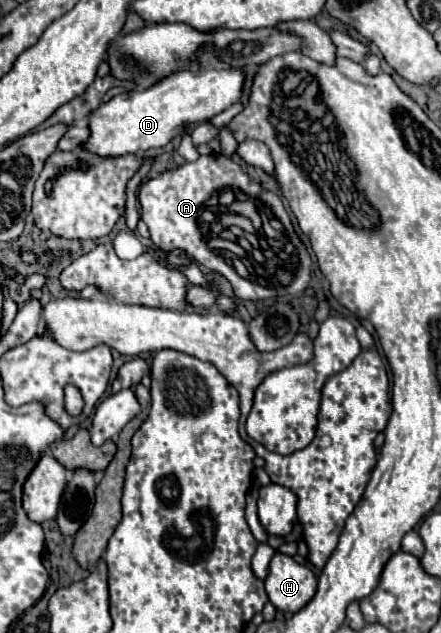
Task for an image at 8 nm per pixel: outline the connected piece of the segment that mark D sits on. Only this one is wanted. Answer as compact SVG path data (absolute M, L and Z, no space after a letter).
M201 69L197 73L193 71L181 71L165 77L157 85L145 89L145 91L129 91L125 95L115 95L107 103L101 103L93 113L89 115L89 137L81 145L87 153L99 155L99 157L123 157L129 153L143 153L151 147L165 147L173 137L183 133L187 127L195 123L205 123L213 115L225 111L233 103L239 101L241 97L241 87L243 87L243 75L239 69Z

